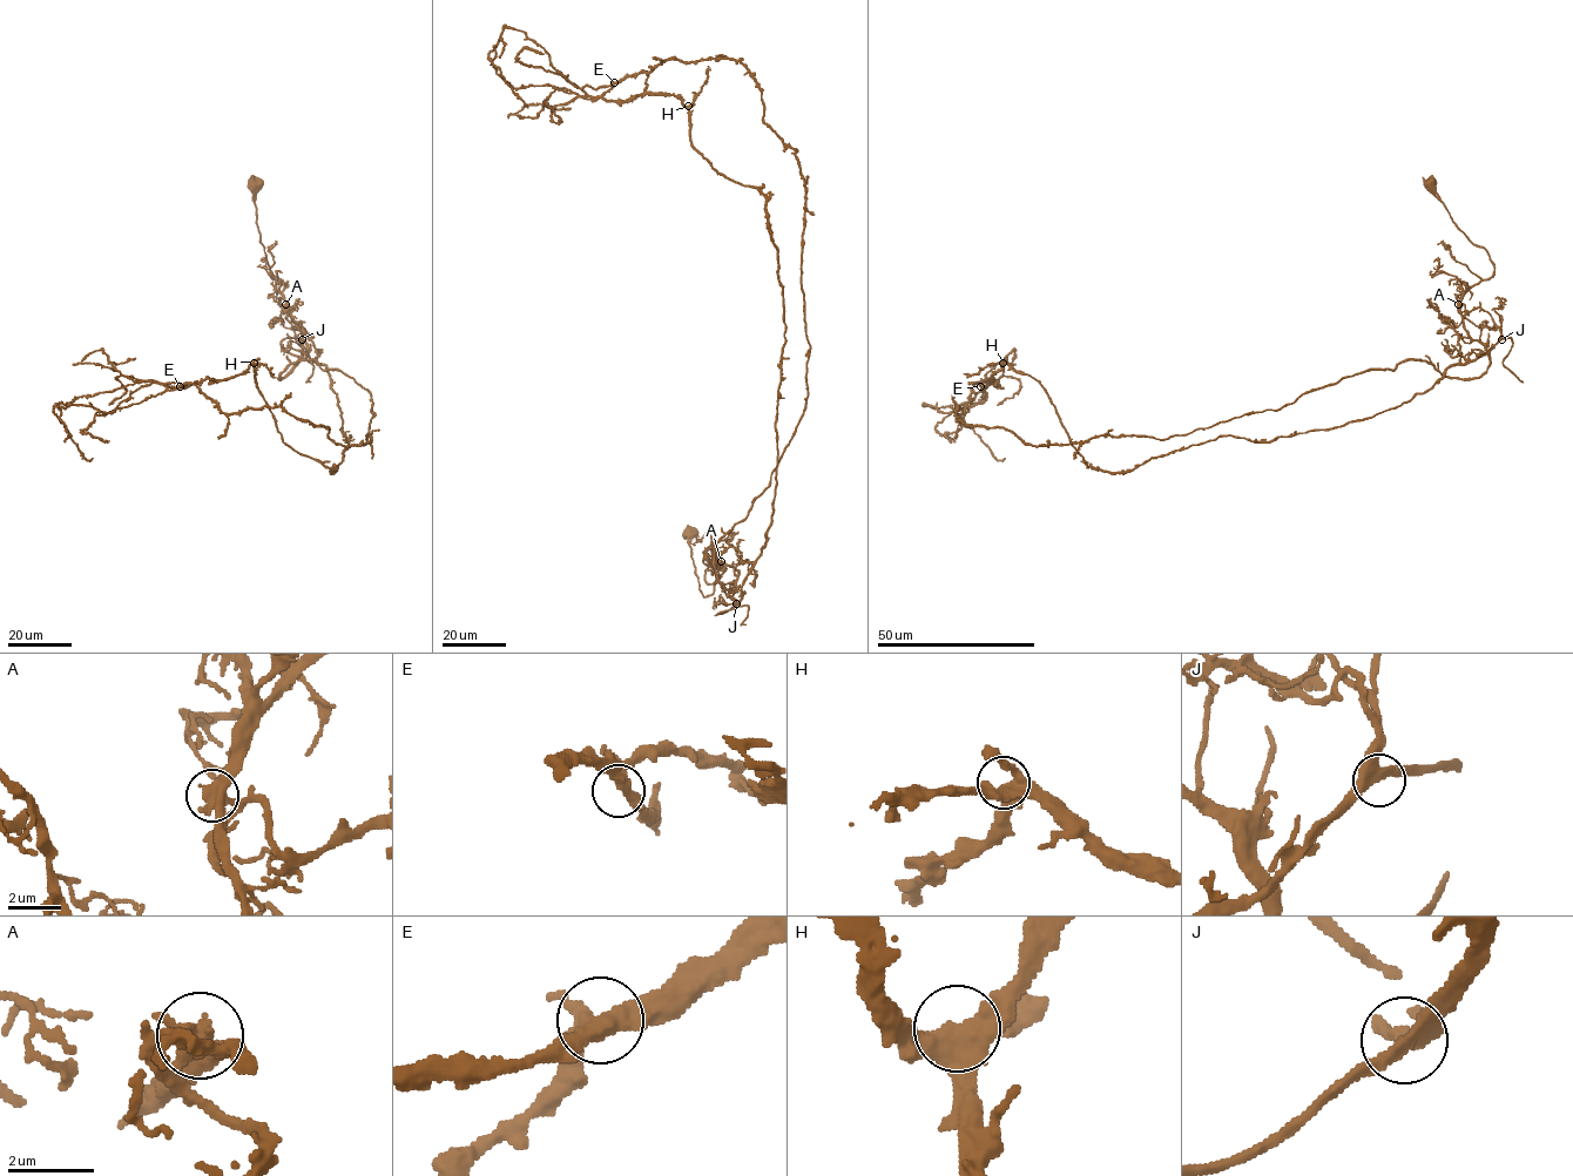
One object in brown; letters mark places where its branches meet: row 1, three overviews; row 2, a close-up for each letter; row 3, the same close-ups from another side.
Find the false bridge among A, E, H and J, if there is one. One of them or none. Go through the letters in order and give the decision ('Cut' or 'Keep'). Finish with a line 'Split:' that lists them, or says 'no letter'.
A: Cut
E: Keep
H: Keep
J: Keep
Split: A

